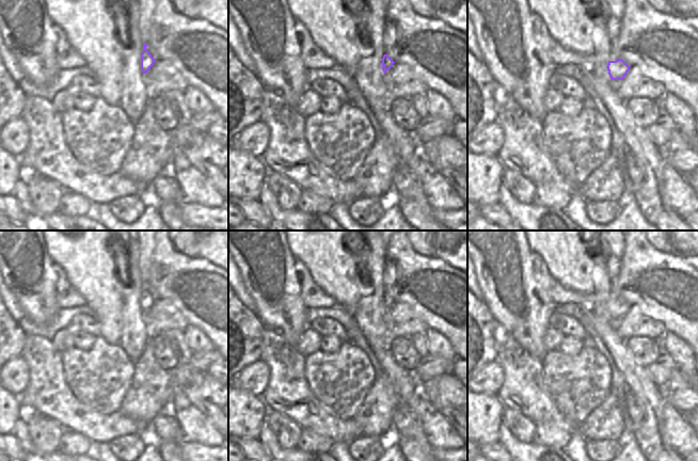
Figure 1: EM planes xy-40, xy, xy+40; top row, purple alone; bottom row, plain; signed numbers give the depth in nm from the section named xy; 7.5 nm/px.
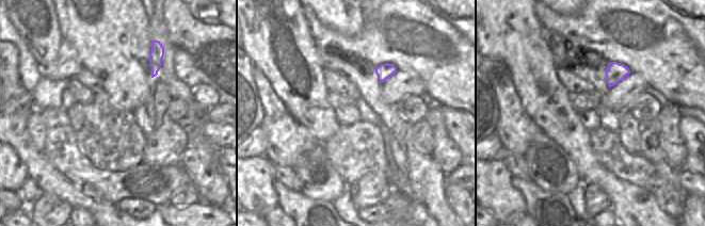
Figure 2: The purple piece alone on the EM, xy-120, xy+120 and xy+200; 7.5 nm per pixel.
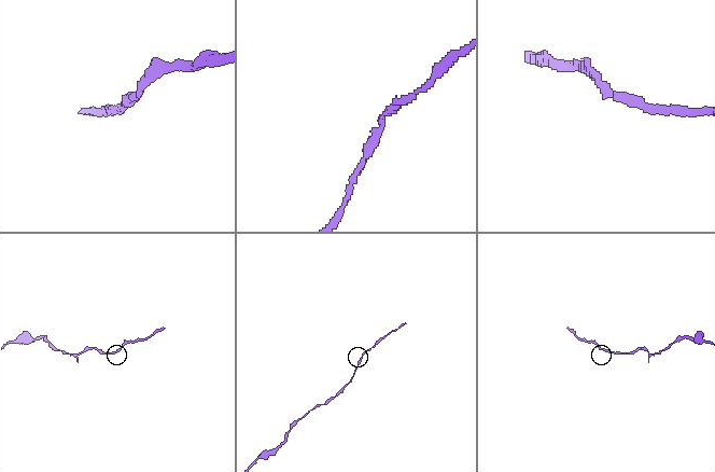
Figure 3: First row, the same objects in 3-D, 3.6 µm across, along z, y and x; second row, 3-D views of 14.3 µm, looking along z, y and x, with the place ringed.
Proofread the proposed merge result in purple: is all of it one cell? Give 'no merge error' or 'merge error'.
no merge error

